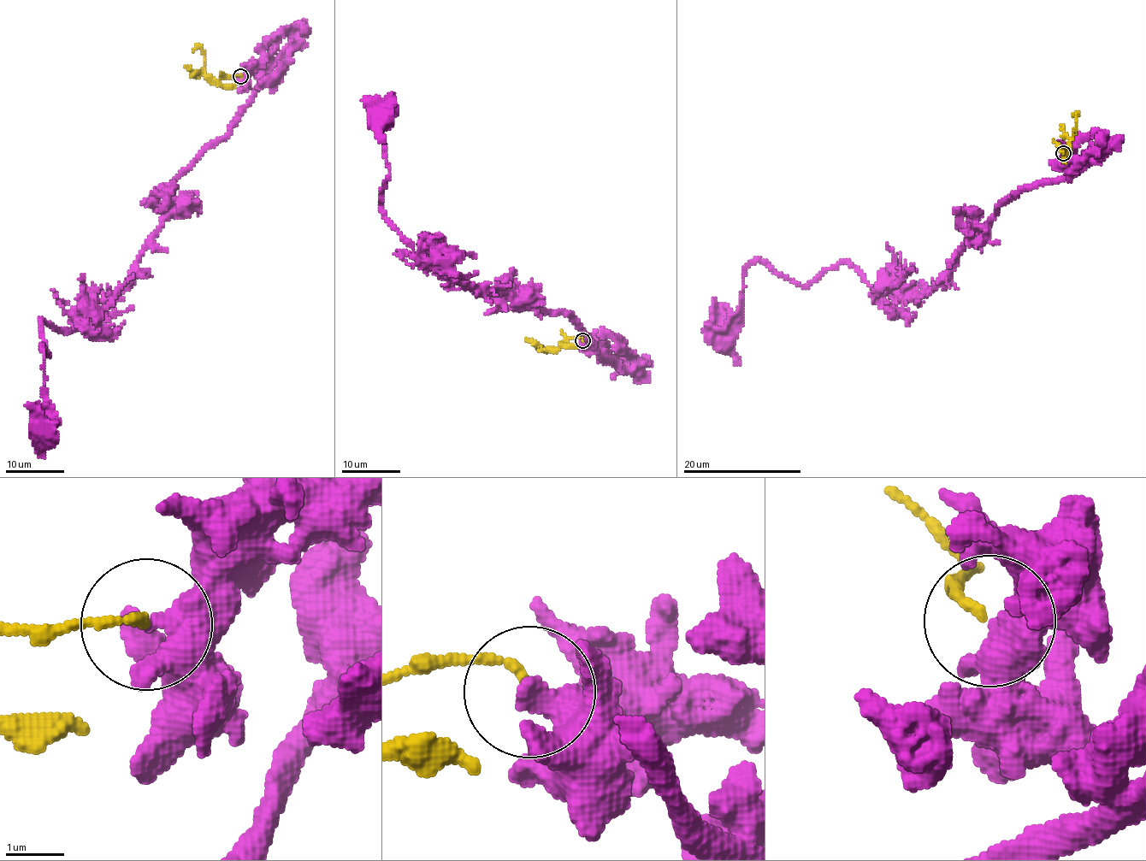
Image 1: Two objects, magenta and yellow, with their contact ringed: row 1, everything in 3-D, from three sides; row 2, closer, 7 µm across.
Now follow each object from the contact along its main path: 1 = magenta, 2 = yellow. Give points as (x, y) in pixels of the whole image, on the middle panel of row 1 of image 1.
1: (581, 340), (626, 364), (566, 314), (503, 306), (505, 293), (421, 261), (381, 207), (385, 116)
2: (581, 340), (579, 337), (565, 339), (561, 346), (547, 351), (546, 348), (534, 346)

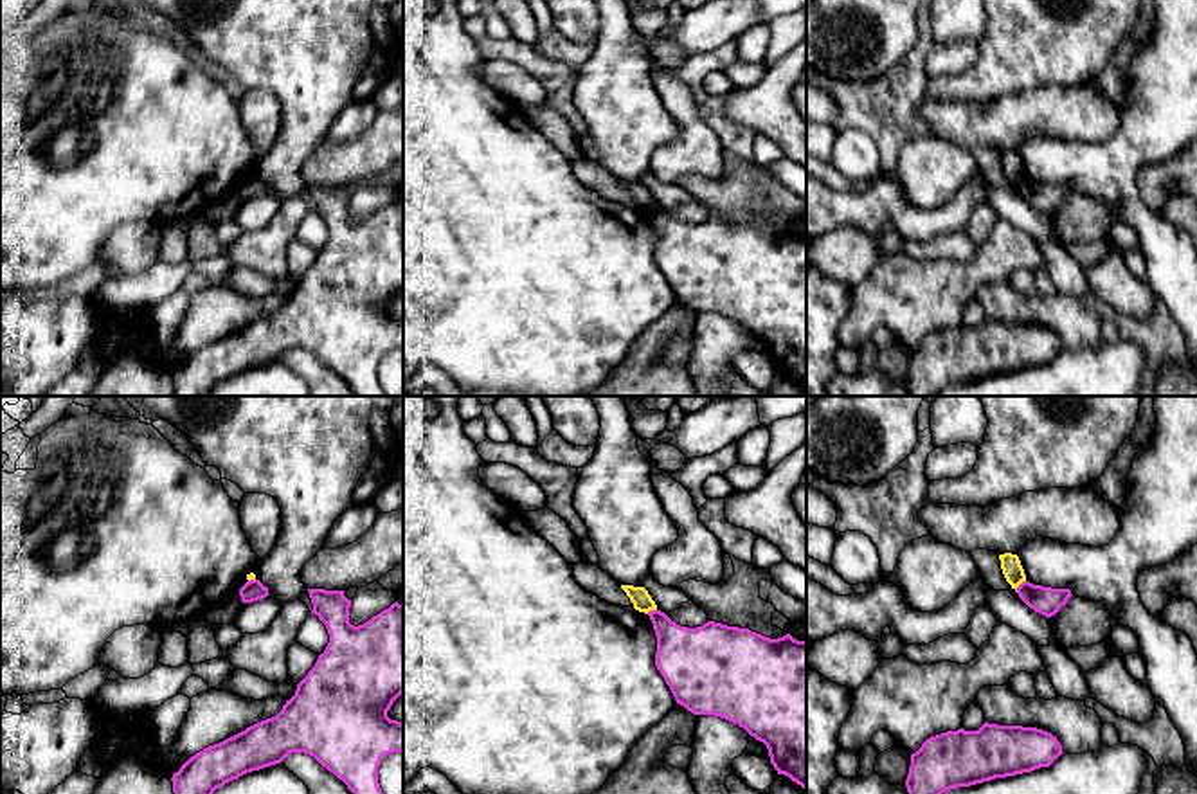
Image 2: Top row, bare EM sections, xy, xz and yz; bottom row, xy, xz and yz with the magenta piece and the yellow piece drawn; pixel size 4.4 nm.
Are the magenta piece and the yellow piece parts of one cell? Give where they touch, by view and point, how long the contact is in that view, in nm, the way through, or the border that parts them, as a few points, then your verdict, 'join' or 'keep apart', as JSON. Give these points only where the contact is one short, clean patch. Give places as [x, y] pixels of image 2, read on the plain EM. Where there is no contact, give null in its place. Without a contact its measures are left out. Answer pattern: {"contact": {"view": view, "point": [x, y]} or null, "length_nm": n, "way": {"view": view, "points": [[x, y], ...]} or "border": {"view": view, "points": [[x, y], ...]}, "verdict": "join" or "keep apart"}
{"contact": {"view": "yz", "point": [1019, 182]}, "length_nm": 70, "border": {"view": "yz", "points": [[1025, 177], [1016, 188]]}, "verdict": "keep apart"}

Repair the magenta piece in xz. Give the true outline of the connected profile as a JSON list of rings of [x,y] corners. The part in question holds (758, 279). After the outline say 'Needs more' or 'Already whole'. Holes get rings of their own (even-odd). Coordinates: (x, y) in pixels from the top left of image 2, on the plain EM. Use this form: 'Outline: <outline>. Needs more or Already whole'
Outline: [[[661,207],[648,209],[657,232],[655,263],[677,301],[743,324],[769,346],[778,371],[806,387],[806,238],[790,230],[770,236],[749,225],[707,218],[688,225]]]. Already whole

